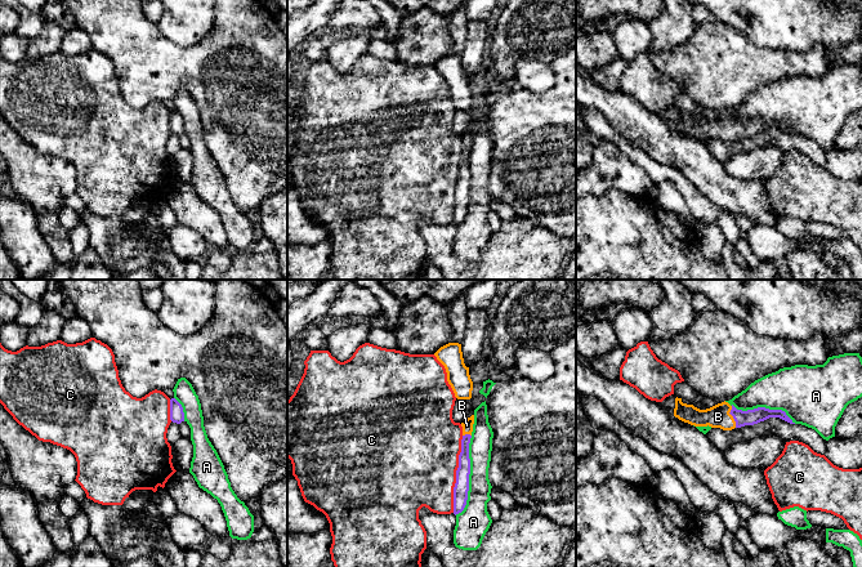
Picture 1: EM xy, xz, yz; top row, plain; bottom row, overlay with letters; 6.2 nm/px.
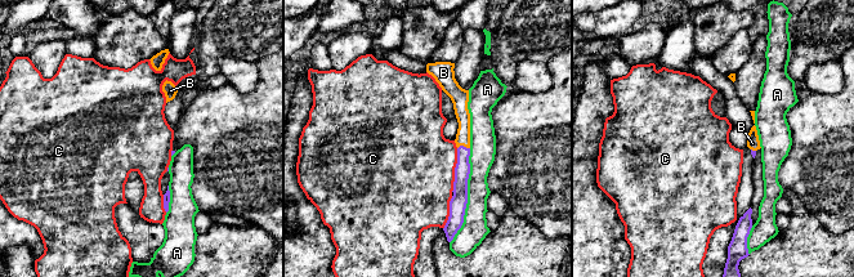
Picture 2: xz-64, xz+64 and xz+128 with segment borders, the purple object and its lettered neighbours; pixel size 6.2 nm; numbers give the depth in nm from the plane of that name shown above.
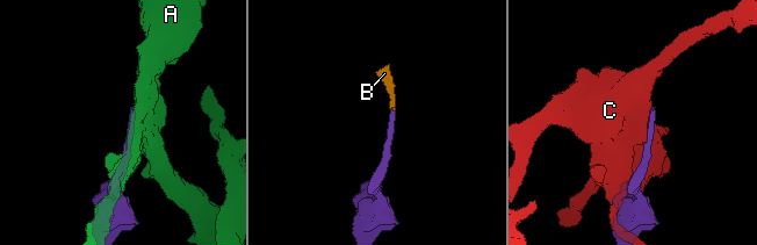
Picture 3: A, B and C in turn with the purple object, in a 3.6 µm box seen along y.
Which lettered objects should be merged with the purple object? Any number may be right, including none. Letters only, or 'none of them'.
B

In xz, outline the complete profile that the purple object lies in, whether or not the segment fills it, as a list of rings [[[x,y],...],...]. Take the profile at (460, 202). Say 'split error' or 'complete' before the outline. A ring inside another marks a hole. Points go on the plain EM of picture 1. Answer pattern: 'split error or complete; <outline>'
split error; [[[474,126],[468,129],[463,138],[461,164],[459,166],[459,179],[456,182],[456,195],[454,198],[454,226],[459,226],[464,222],[468,211],[469,202],[469,186],[470,186],[470,170],[469,170],[469,155],[472,149],[474,135]]]

